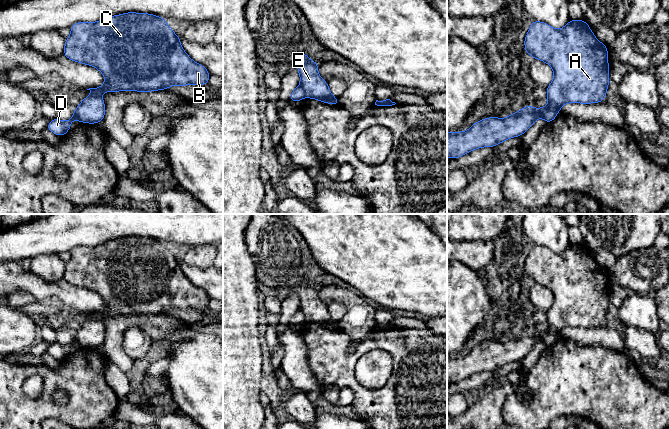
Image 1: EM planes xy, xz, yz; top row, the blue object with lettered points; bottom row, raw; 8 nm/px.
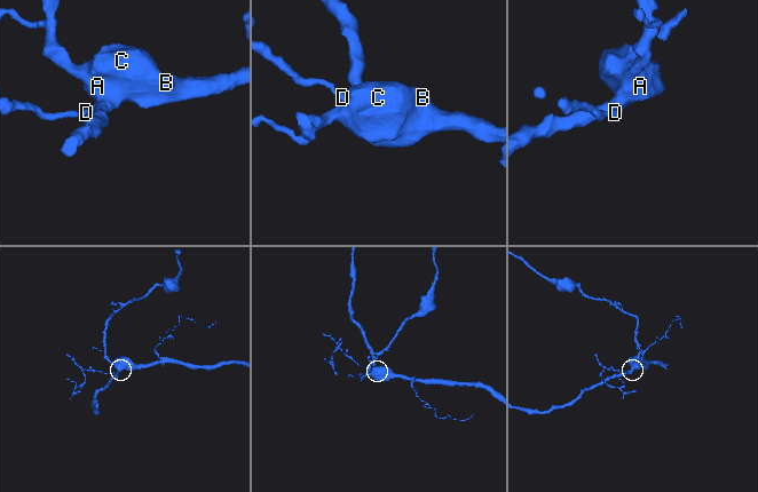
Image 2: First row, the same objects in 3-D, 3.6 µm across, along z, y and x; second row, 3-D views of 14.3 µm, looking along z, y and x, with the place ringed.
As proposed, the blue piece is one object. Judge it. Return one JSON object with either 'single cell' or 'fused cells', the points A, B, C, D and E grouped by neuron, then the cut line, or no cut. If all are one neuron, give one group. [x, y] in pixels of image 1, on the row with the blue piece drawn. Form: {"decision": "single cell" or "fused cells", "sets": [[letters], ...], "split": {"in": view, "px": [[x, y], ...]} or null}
{"decision": "fused cells", "sets": [["A", "B", "C", "E"], ["D"]], "split": {"in": "yz", "px": [[557, 111], [548, 111], [543, 117]]}}

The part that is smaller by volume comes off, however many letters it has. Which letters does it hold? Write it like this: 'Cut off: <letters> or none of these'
Cut off: D

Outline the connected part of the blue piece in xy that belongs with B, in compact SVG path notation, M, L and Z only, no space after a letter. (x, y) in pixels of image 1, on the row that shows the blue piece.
M128 12L97 22L78 22L71 26L70 31L70 36L65 40L63 55L72 61L95 67L105 78L105 83L99 88L87 89L91 94L82 99L81 104L74 109L81 123L96 124L104 120L105 104L101 97L103 92L150 92L166 90L174 85L206 85L209 82L208 70L188 56L181 46L180 37L162 17L149 13Z

